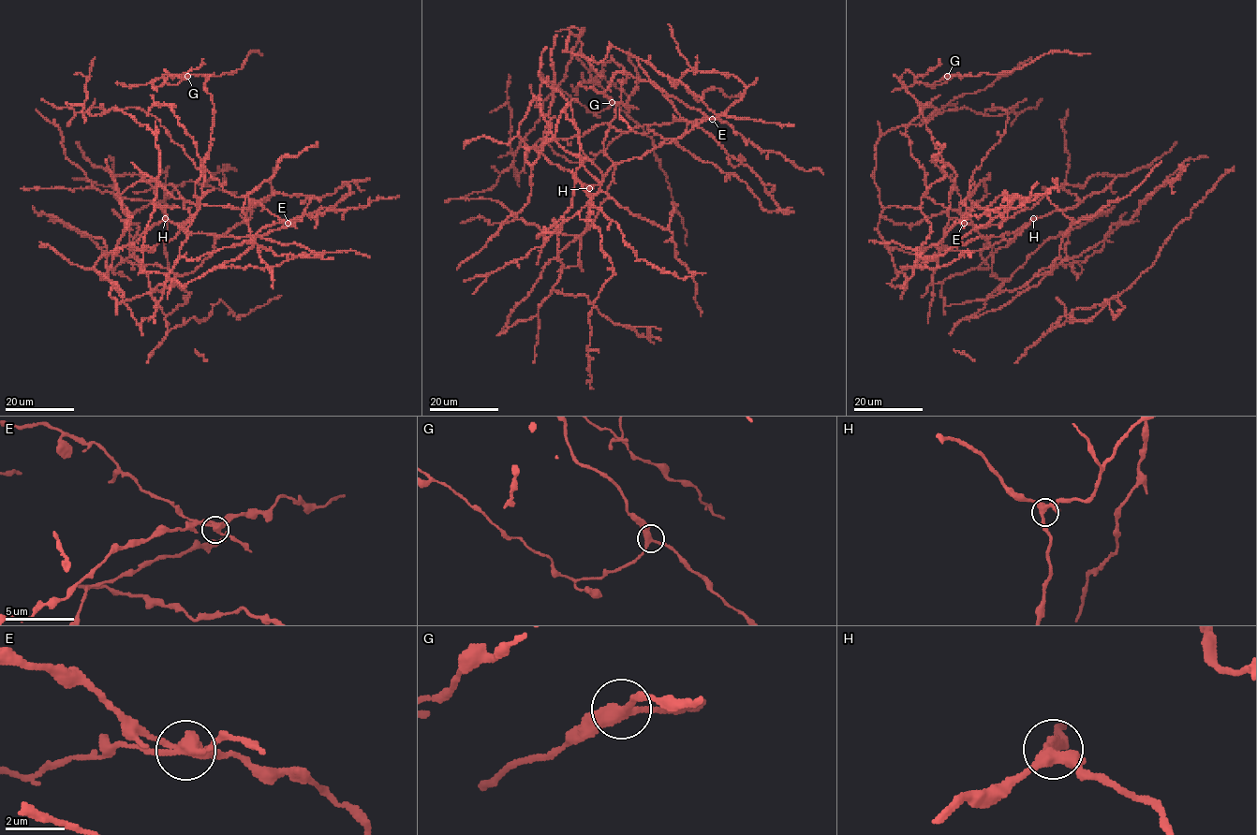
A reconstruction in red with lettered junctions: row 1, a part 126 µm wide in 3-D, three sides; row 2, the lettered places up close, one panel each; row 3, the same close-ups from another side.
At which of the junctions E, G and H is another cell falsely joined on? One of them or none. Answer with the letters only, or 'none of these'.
E

